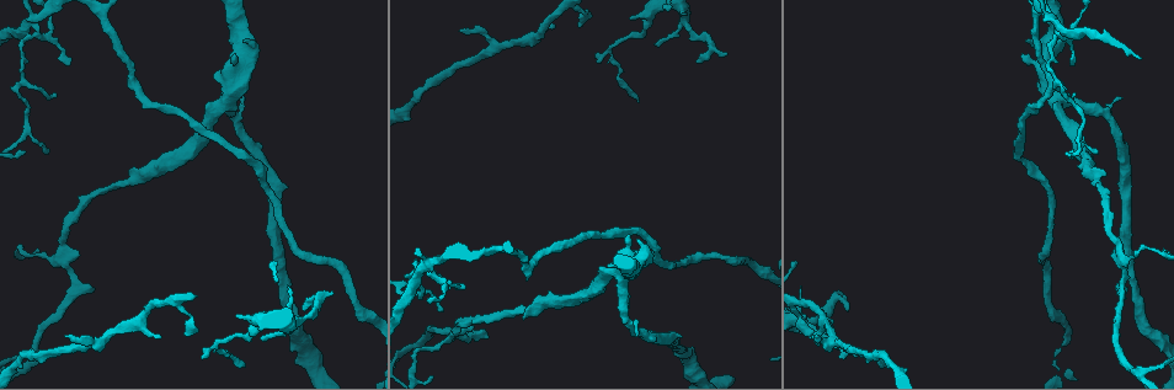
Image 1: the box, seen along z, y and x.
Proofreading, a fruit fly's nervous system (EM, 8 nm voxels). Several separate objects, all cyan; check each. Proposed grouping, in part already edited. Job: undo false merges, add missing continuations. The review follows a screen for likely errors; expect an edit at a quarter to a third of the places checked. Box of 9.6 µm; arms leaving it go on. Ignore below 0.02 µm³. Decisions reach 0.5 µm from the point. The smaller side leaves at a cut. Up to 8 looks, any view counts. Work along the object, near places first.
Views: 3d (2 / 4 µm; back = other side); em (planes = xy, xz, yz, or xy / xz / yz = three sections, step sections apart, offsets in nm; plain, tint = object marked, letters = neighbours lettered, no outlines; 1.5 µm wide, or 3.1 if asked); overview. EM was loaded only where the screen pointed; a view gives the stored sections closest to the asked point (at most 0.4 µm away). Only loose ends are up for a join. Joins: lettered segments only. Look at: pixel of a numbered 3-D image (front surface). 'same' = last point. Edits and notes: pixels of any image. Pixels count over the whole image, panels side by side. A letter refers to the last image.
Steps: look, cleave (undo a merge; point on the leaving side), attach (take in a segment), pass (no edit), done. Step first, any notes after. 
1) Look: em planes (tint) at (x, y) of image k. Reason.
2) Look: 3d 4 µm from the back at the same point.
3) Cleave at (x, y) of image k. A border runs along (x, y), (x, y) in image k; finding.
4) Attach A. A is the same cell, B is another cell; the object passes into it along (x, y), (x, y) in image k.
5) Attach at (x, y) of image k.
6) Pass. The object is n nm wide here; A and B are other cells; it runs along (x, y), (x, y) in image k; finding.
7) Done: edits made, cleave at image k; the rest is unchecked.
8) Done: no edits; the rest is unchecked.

Look: 3d 2 µm at (816, 334) of image 1. Free end.

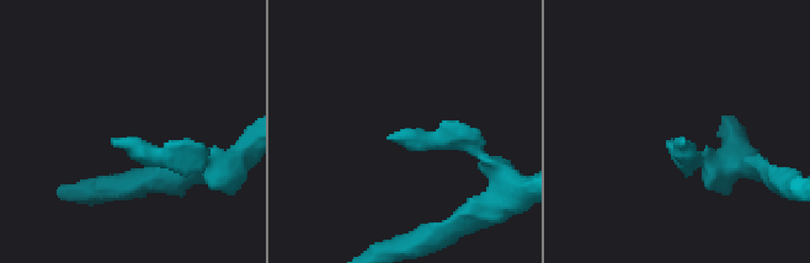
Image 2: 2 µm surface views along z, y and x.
Look: em planes (letters) at (390, 138) of image 2.

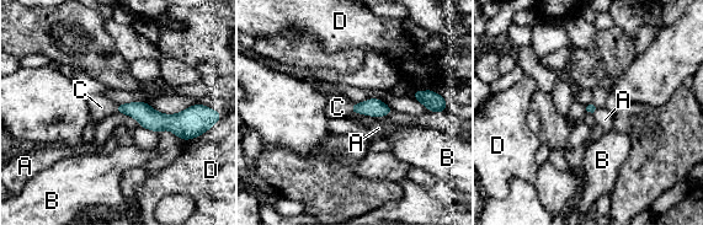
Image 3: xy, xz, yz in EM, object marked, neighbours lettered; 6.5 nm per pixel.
Attach C. C is the same cell, A, B and D are other cells; the object passes into it along (373, 107), (351, 107), (337, 107) in image 3; it goes on there.

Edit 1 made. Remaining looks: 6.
Look: overview.

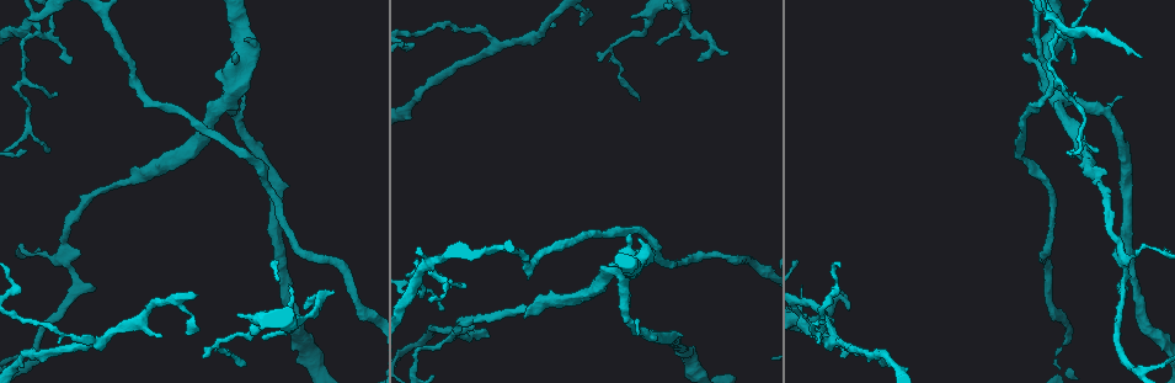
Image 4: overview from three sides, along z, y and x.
Look: em planes (plain) at (426, 268) of image 4. Sharp bend.

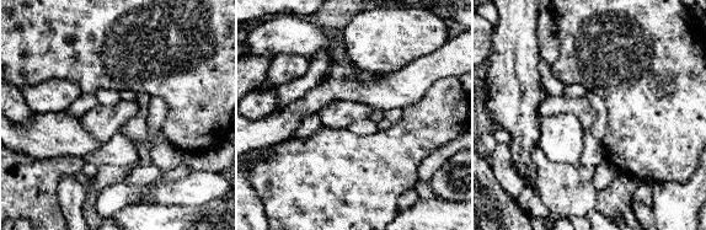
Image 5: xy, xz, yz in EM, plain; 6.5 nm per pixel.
Look: em planes (letters) at the same point.

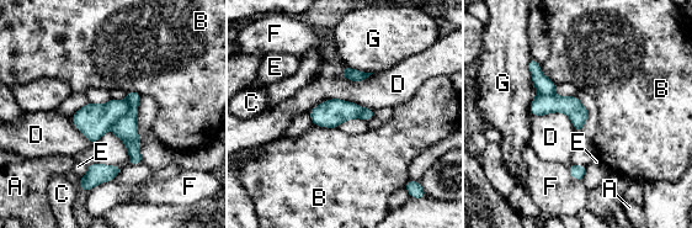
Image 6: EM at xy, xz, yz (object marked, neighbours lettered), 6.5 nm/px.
Cleave at (126, 128) of image 6. A, B, C, D, E, F and G are other cells; two neurons meet here.

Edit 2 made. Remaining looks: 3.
Look: overview.

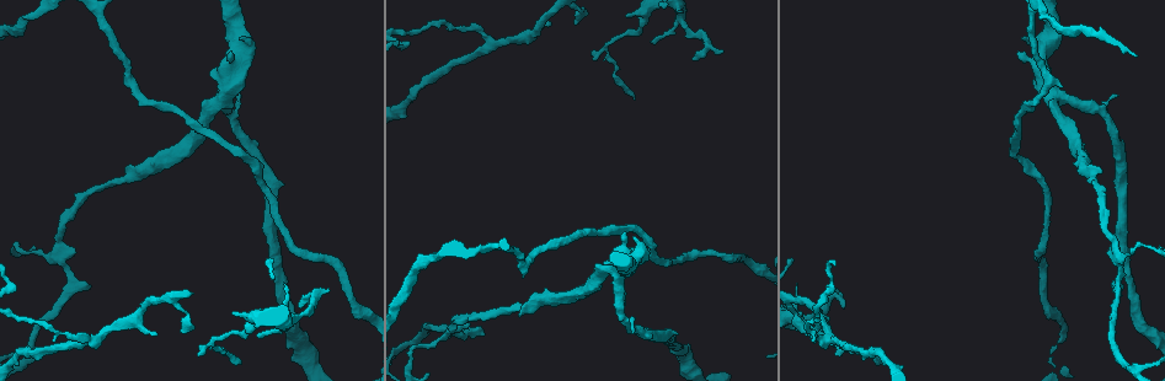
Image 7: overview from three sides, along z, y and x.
Look: em planes (tint) at (412, 354) of image 7.

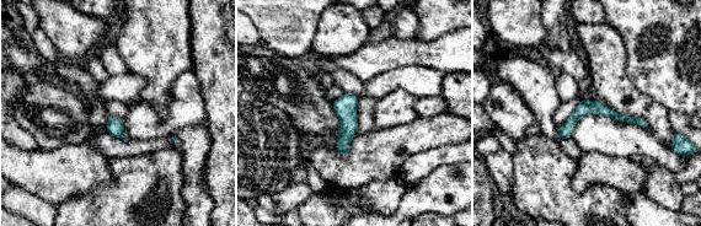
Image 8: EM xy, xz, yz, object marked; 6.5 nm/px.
Look: em planes (letters) at the same point.

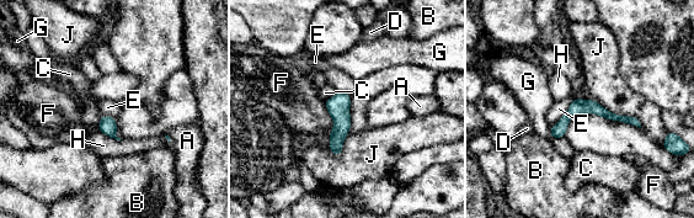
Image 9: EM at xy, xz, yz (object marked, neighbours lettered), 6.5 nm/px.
Pass. The object is 90 nm wide here; A, B, C, D, E, F, G, H and J are other cells; one neuron here.

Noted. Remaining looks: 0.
Done: edits made, attach at image 3, cleave at image 6; the rest is unchecked.

